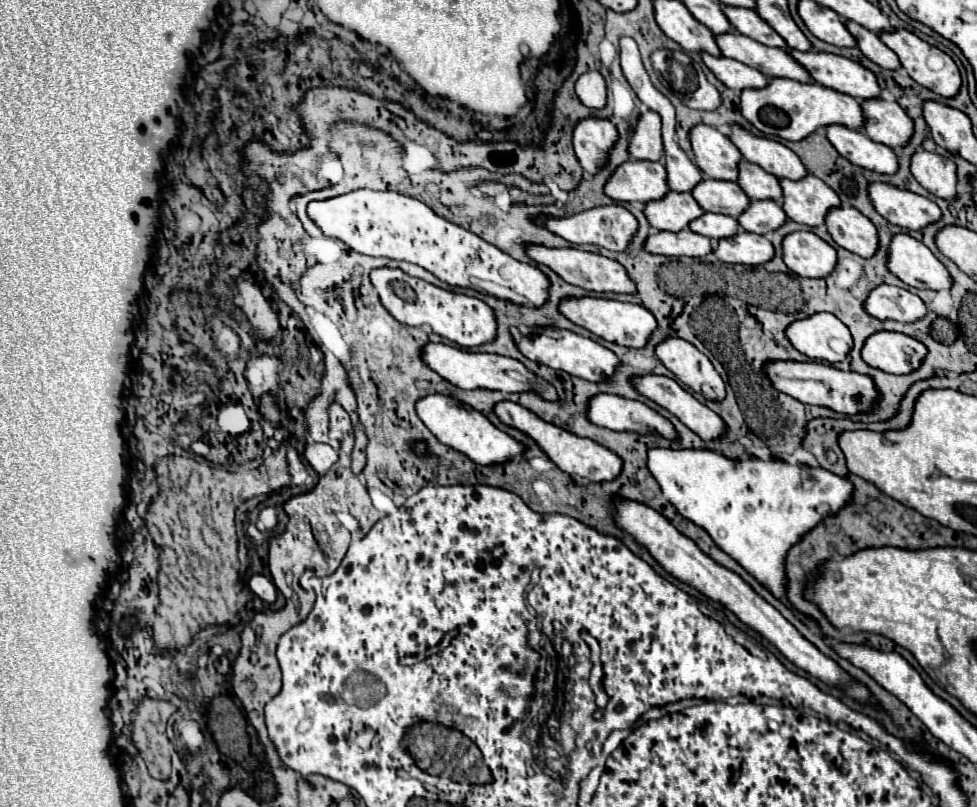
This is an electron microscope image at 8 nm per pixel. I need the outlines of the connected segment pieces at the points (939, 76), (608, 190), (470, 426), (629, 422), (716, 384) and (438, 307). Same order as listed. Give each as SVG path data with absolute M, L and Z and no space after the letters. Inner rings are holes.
M898 27L894 31L880 31L878 37L880 37L880 41L884 41L898 55L898 59L900 59L902 67L906 69L906 73L914 81L918 81L922 87L928 87L934 93L942 95L942 97L954 97L954 93L958 93L958 89L960 89L960 73L958 73L956 63L944 51L940 51L938 47L928 45L926 41L922 41L920 37L916 37L914 33L902 29L902 27Z
M628 159L616 167L604 185L604 193L614 201L652 201L668 191L662 161Z
M440 393L420 397L416 401L416 413L424 421L424 425L438 437L438 441L454 447L456 451L462 451L464 455L468 455L472 461L476 461L480 465L504 463L512 457L522 455L524 447L516 439L512 439L504 431L496 429L482 413L466 407L464 403L460 403L454 397L446 397L446 395L440 395Z
M598 393L590 397L586 415L594 425L614 431L634 431L642 435L660 433L668 439L676 437L676 431L668 419L664 419L640 401L614 393Z
M670 335L662 343L658 343L654 351L662 365L692 391L700 391L706 399L712 401L724 399L726 391L720 375L712 367L710 359L700 353L692 343L682 337Z
M392 267L372 269L370 281L378 289L380 303L386 307L386 311L404 325L414 325L414 327L430 325L434 333L458 343L460 347L478 347L482 343L492 341L496 335L494 311L476 297L440 289L432 283L408 275L402 269L392 269Z

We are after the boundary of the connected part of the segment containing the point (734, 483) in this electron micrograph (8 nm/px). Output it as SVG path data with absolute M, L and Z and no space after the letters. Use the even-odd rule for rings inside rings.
M648 449L648 471L658 481L666 499L678 509L680 515L694 521L698 527L706 529L720 549L726 549L752 577L756 577L764 587L772 591L774 597L786 599L786 573L784 555L794 541L812 529L826 517L826 513L836 513L846 501L850 501L852 485L850 481L822 469L822 467L800 467L786 461L764 461L758 457L748 459L728 459L722 453L710 449Z

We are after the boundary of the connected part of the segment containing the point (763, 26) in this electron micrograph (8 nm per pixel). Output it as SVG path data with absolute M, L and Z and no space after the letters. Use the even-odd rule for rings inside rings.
M722 5L722 11L726 15L726 19L732 23L732 27L736 31L740 31L742 35L768 45L768 47L786 47L786 41L762 19L758 17L758 13L754 9L744 9L744 7L732 7L732 5Z

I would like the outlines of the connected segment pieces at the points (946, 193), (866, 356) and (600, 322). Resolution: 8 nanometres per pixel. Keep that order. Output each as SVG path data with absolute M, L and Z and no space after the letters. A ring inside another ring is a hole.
M916 151L910 159L910 171L930 193L942 199L956 197L956 165L948 157L930 151Z
M896 331L872 333L862 347L862 359L870 367L894 375L910 373L920 365L924 355L926 347L920 341Z
M566 297L558 303L558 311L568 317L572 323L588 329L590 333L624 345L624 347L644 347L650 333L656 329L656 319L654 315L642 307L642 305L634 305L634 303L622 303L622 301L614 301L614 299L602 299L602 297Z

